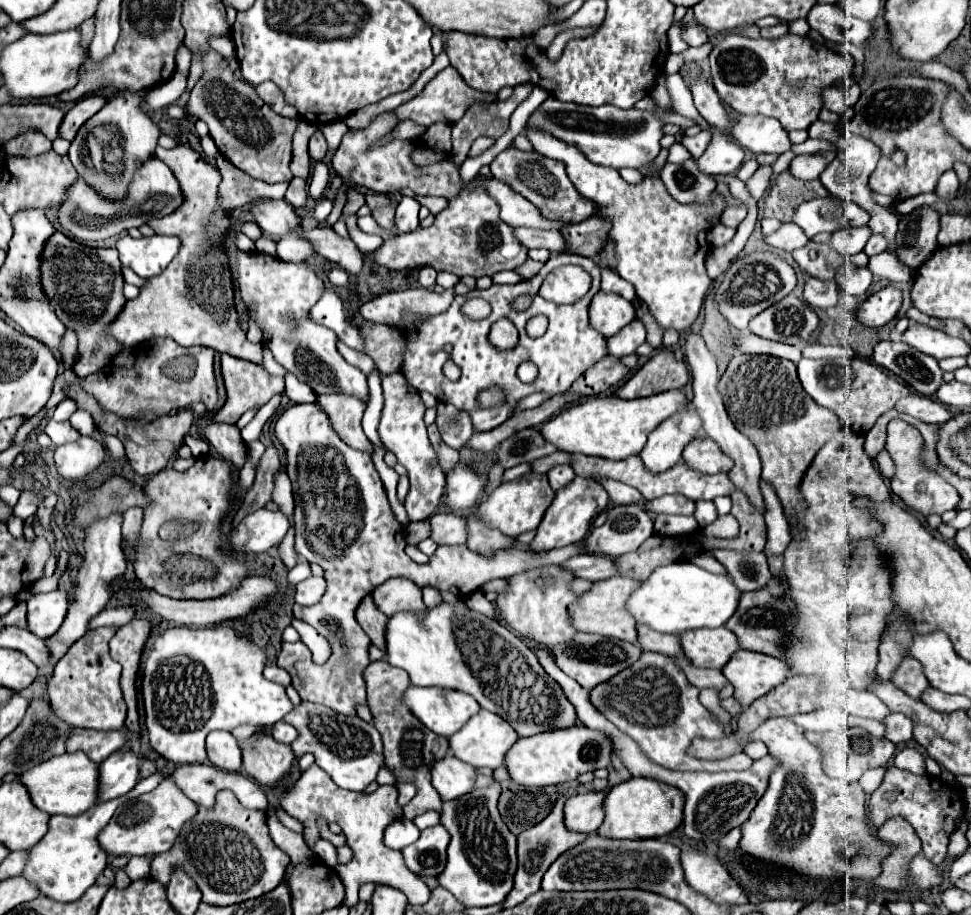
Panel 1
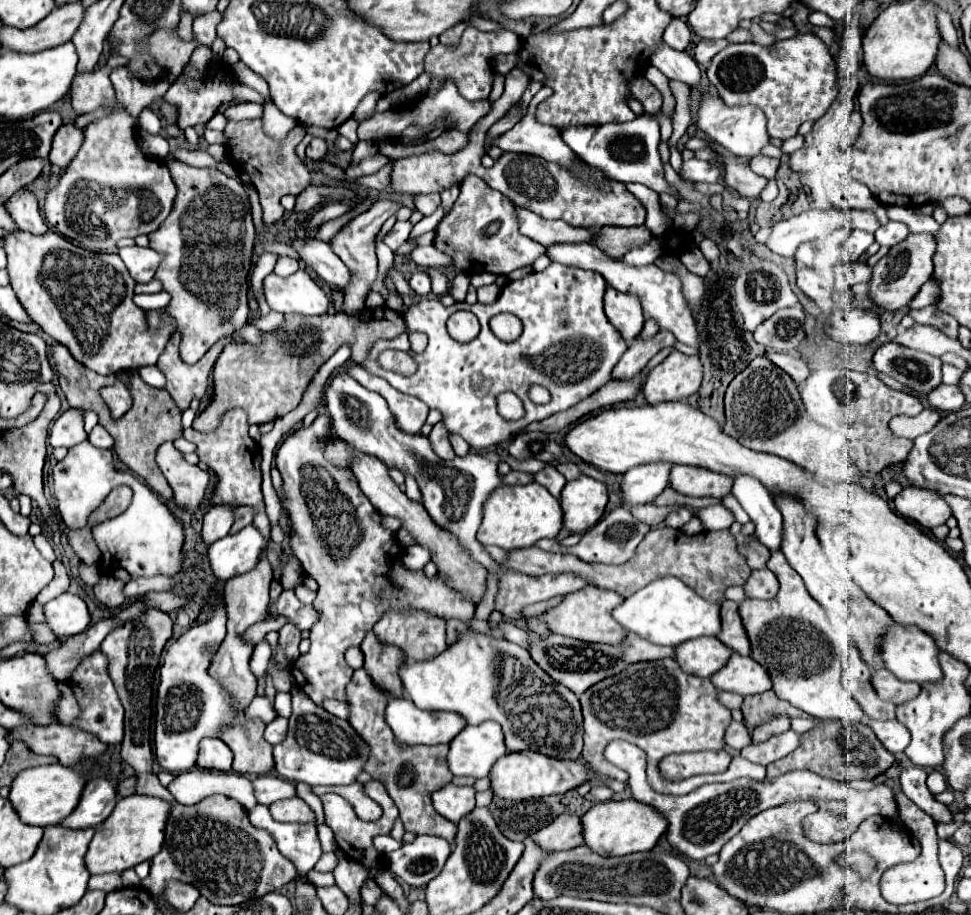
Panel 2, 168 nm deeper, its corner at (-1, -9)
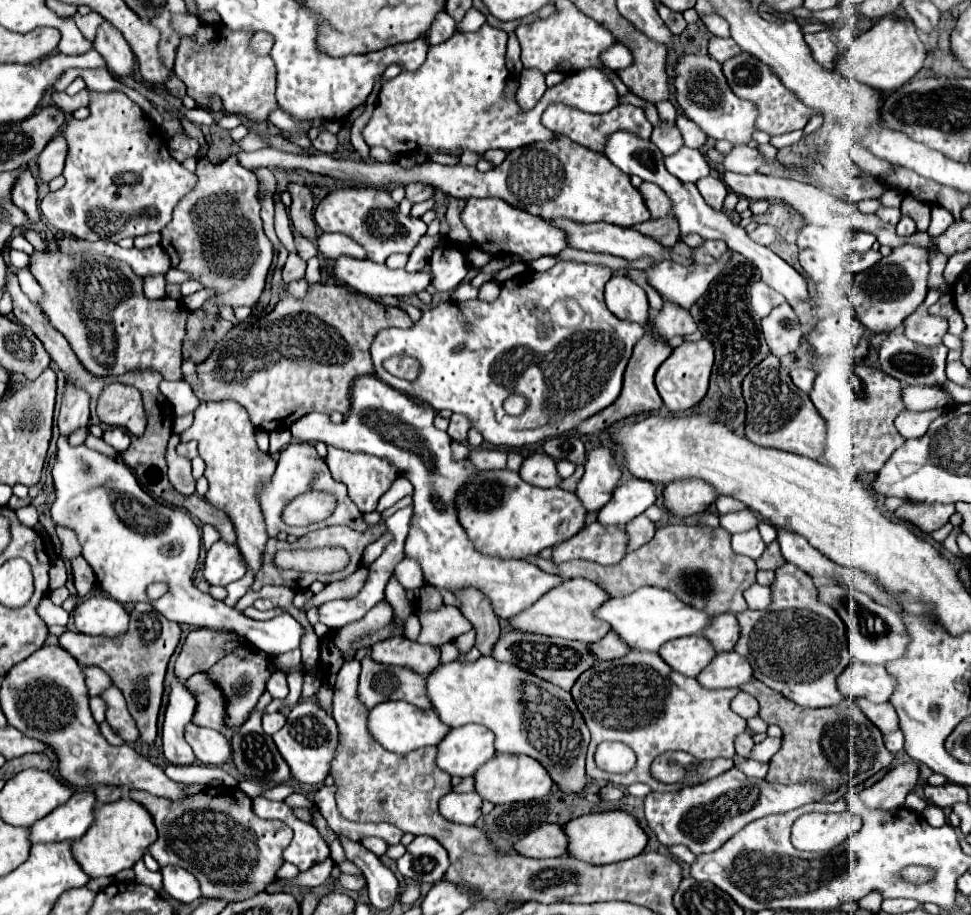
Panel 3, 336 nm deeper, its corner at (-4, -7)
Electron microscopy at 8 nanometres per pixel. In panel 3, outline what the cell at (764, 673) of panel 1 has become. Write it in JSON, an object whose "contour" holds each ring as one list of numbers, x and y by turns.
{"contour":[[721,652,715,654,709,666,699,674,697,682,703,688,717,690,717,688,739,688,741,684,753,680,751,664,737,652]]}

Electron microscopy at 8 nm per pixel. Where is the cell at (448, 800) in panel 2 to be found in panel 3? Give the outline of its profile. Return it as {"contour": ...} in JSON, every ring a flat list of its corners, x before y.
{"contour":[[451,792,441,798,439,812,449,822,473,826,481,818,481,796,477,796,477,792,469,794]]}

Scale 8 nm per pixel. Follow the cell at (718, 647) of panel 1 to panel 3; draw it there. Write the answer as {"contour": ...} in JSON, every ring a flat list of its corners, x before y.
{"contour":[[699,634,665,642,659,654,675,672,691,678,695,678,715,656,713,646]]}

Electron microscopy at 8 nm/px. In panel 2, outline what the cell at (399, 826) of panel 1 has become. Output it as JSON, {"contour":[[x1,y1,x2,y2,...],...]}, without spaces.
{"contour":[[386,834,374,838,374,844,378,846,378,850,382,850,382,854,390,854,392,850,398,850,404,844,404,840,394,840,390,834]]}

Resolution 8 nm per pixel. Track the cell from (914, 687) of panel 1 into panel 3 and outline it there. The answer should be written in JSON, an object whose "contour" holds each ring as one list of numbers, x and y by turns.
{"contour":[[851,662,837,678,837,688,849,700,867,698,869,702,887,702,893,692,893,680,883,666]]}

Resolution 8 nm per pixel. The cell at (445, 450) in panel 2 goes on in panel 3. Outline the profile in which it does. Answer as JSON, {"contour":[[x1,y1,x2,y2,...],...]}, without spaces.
{"contour":[[453,414,447,434,451,436,451,440,463,442,463,440,467,440,469,428,471,428,471,424,469,424,469,418,467,418,467,416,463,416,463,414]]}

